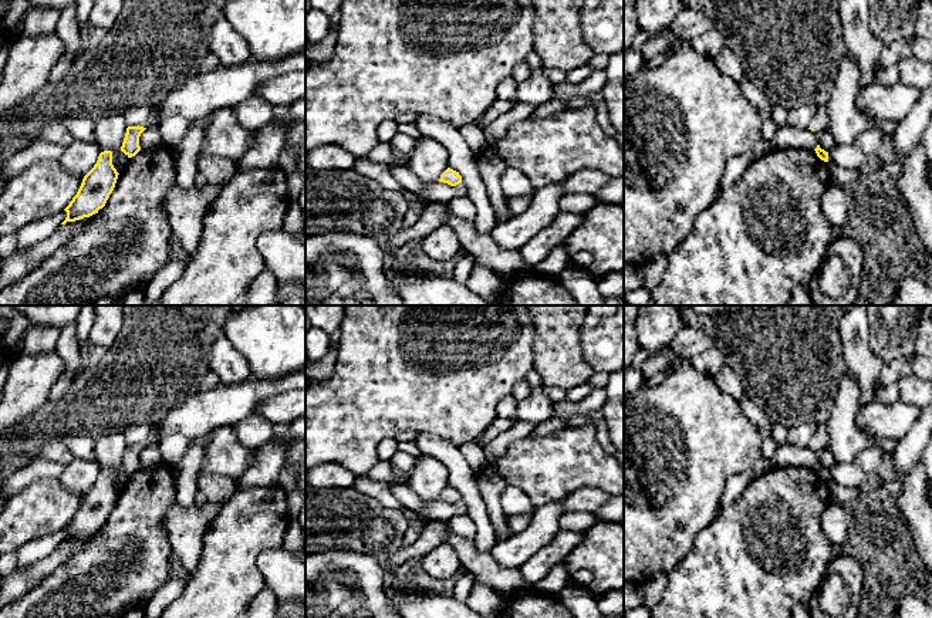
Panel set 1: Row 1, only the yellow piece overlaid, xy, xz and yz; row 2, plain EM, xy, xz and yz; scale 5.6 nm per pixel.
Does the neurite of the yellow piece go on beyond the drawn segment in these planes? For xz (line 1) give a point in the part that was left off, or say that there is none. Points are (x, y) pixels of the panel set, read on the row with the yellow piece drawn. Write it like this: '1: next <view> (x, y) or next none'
1: next none

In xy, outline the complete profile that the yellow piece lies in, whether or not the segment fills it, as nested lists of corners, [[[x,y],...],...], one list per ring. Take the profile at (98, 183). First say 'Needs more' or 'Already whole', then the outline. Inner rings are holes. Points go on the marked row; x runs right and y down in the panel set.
Already whole. [[[101,152],[94,168],[84,176],[77,195],[64,209],[67,217],[61,224],[98,213],[112,193],[118,175],[112,165],[112,152]]]

